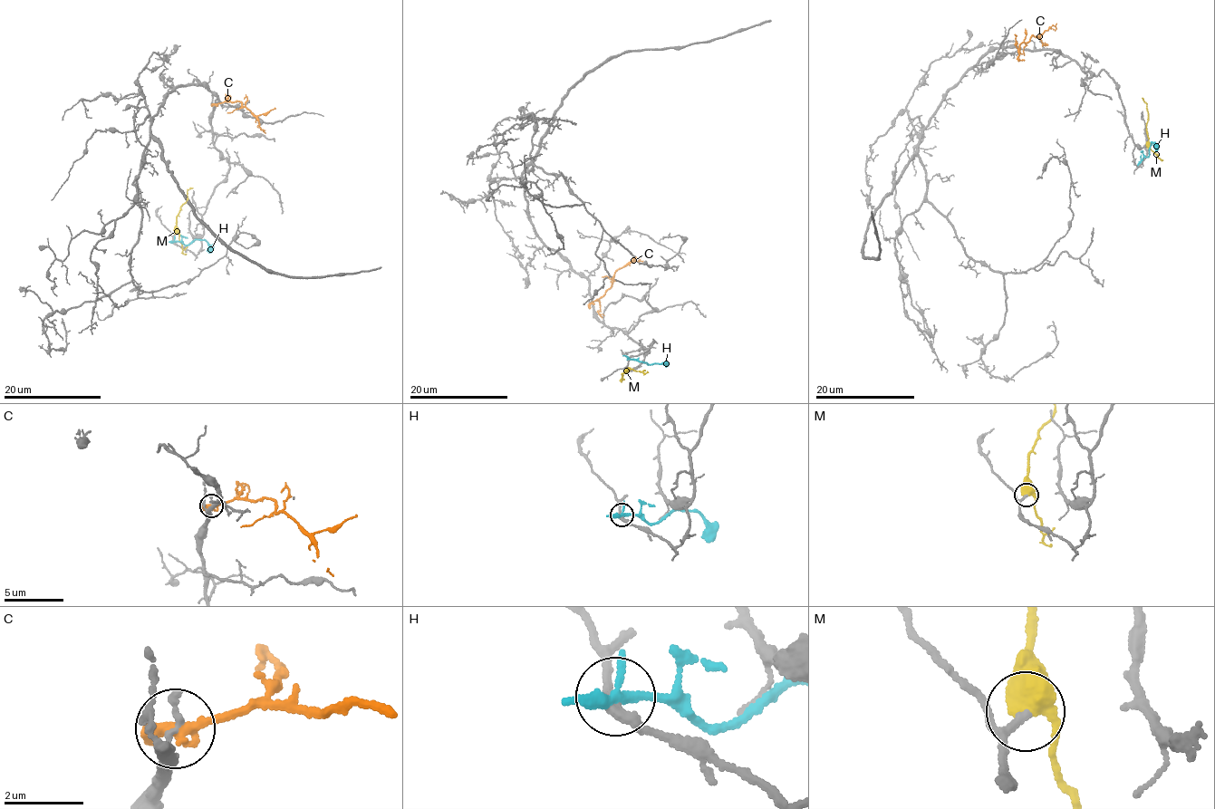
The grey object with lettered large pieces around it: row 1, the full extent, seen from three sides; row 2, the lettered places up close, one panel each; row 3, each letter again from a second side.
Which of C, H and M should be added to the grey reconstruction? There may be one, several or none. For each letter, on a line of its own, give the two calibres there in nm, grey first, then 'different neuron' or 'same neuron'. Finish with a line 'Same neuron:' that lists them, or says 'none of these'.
C: 170/300 nm | different neuron
H: 320/260 nm | different neuron
M: 120/480 nm | same neuron
Same neuron: M

